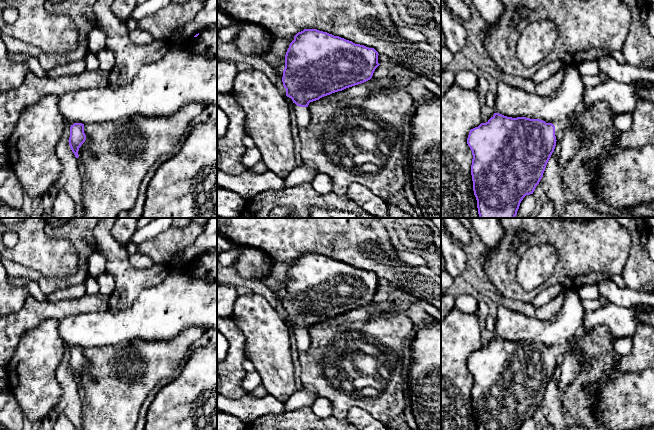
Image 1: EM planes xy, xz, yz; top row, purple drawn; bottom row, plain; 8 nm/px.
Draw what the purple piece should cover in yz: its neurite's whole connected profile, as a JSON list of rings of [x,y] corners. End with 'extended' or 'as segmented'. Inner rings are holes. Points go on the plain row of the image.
[[[499,337],[470,354],[467,368],[473,379],[471,399],[477,430],[520,430],[526,419],[533,418],[554,376],[557,360],[564,357],[579,339],[546,347],[540,343],[507,341]]] | extended

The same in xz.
[[[304,253],[298,256],[285,279],[282,306],[286,320],[293,325],[299,353],[305,353],[310,348],[310,326],[370,304],[380,289],[378,279],[374,272],[355,268],[317,253]]] | extended

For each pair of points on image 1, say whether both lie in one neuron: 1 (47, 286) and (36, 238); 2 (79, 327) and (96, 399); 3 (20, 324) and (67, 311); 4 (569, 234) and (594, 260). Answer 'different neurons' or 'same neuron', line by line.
1: different neurons
2: different neurons
3: same neuron
4: same neuron

